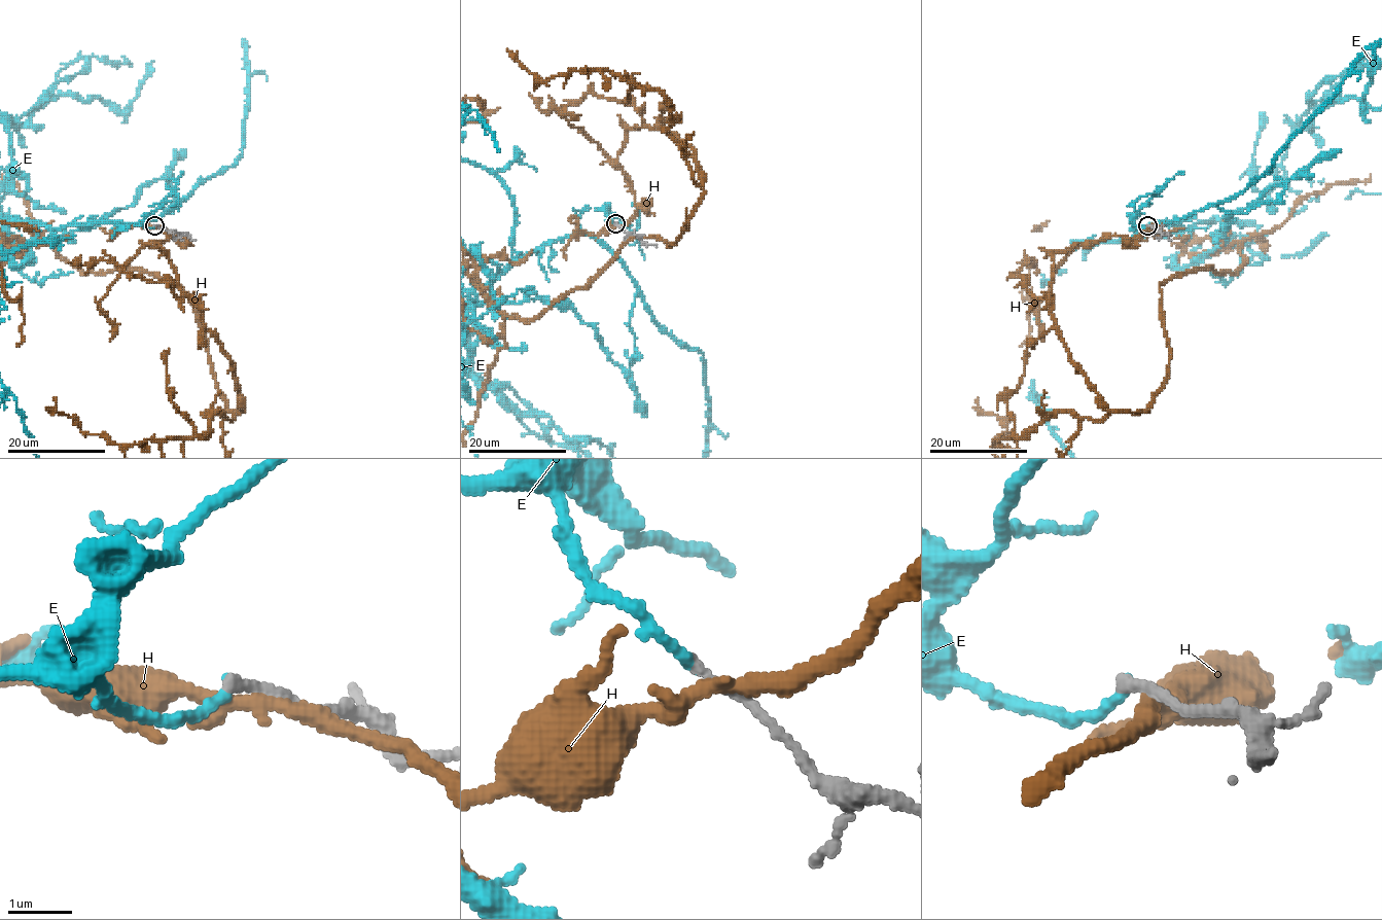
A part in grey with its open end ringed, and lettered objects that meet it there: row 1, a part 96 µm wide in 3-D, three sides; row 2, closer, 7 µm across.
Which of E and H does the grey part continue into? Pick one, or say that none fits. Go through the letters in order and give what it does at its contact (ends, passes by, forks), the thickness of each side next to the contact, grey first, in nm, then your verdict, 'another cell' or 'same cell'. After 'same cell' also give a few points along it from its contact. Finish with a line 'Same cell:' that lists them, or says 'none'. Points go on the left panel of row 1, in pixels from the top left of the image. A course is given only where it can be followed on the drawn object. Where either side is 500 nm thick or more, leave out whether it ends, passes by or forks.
E: it ends | 160/140 nm | same cell
H: it passes by | 190/280 nm | another cell
Same cell: E

